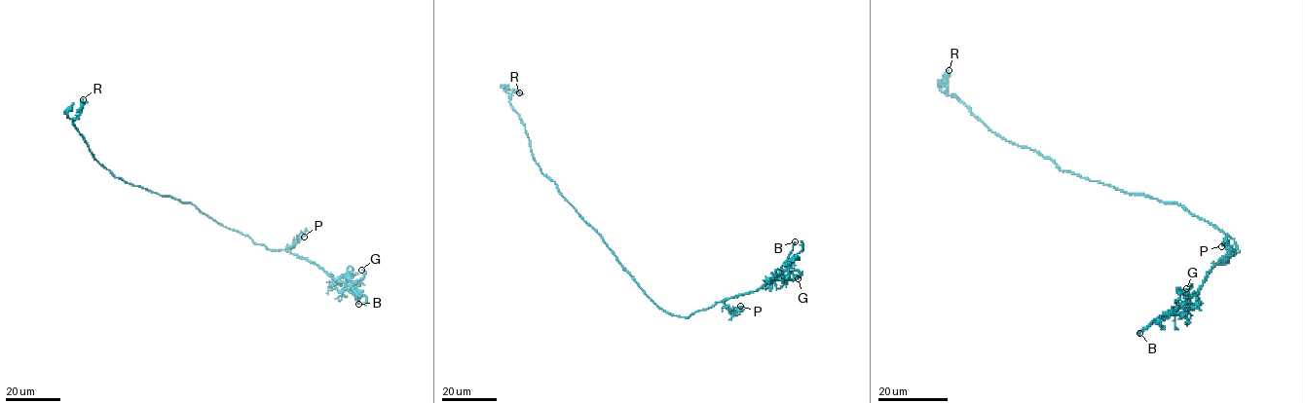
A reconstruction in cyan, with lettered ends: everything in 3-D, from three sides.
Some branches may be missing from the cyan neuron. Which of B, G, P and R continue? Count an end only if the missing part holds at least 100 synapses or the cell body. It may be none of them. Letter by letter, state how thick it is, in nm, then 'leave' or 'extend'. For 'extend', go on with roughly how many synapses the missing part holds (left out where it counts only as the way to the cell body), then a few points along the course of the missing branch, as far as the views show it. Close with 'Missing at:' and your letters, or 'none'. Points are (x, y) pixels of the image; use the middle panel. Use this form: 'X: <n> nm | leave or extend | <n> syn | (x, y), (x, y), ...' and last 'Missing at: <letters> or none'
B: 240 nm | extend | (795, 241), (796, 201), (793, 201), (790, 205), (790, 222), (801, 241), (801, 266)
G: 130 nm | leave
P: 240 nm | leave
R: 240 nm | leave
Missing at: B

